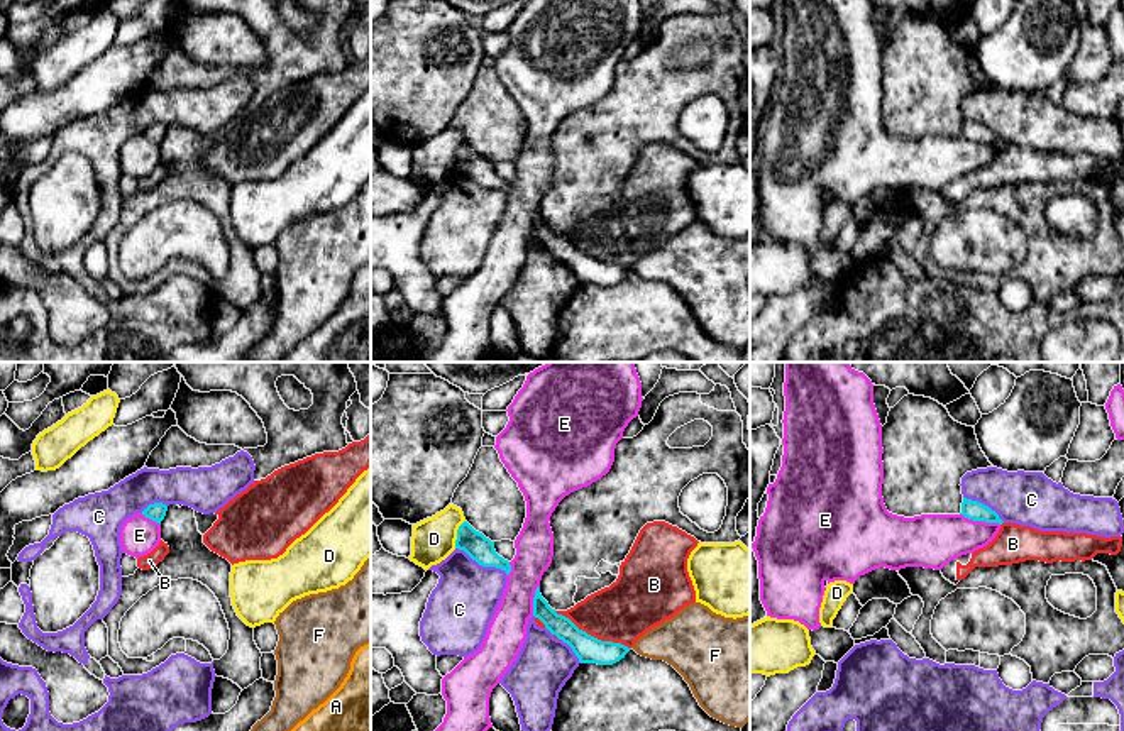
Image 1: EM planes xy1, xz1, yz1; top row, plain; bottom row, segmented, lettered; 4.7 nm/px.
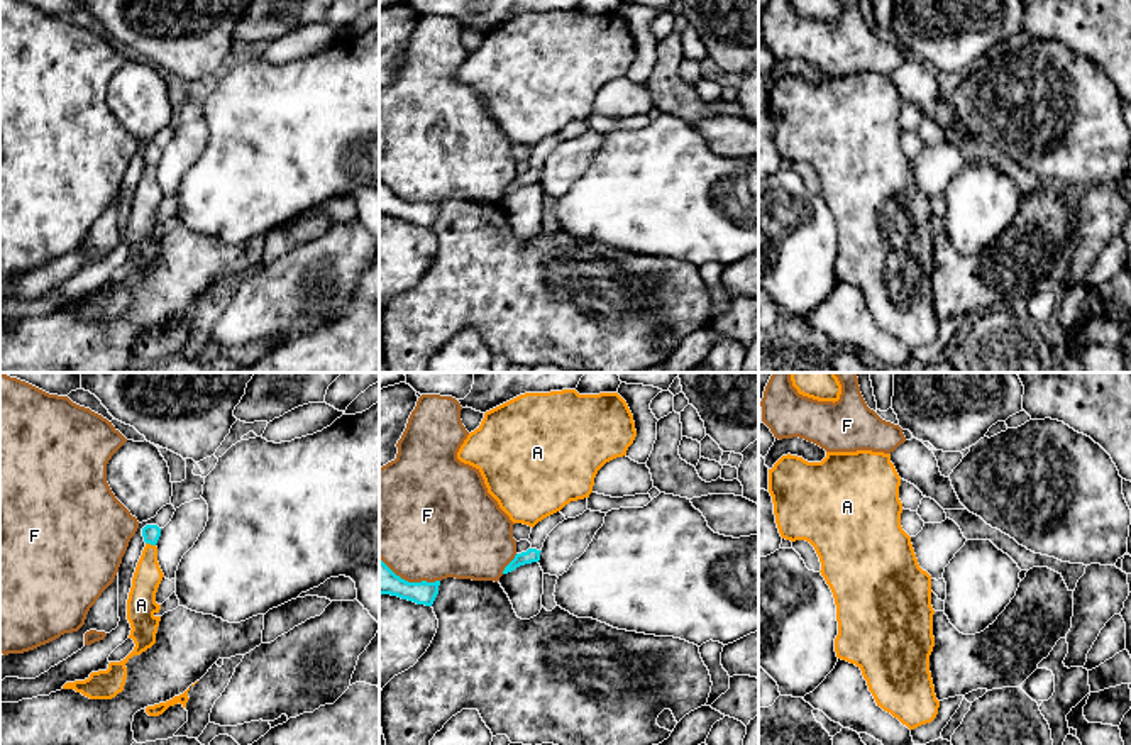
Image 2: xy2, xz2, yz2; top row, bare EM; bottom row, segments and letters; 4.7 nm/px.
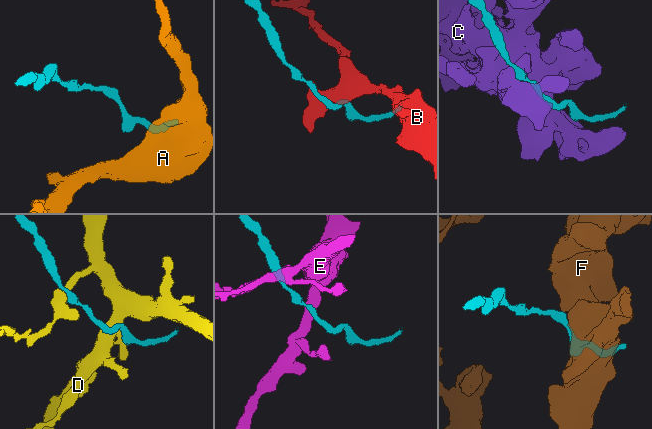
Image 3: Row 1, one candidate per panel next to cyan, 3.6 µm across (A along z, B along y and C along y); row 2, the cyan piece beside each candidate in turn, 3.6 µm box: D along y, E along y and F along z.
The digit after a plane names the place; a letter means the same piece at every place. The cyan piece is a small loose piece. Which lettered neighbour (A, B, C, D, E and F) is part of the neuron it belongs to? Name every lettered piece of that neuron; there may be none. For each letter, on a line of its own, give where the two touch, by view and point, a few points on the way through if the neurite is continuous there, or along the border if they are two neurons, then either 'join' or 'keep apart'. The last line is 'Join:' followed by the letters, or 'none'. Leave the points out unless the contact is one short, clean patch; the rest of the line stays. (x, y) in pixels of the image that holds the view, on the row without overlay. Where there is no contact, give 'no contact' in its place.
A: contact xy2 (151, 165); border xy2 (146, 163), (154, 166); keep apart
B: contact xz1 (593, 258); keep apart
C: contact xz1 (481, 185); keep apart
D: contact xz1 (457, 154); keep apart
E: contact yz1 (980, 141); border yz1 (960, 134), (999, 146); keep apart
F: contact xz2 (410, 204); keep apart
Join: none

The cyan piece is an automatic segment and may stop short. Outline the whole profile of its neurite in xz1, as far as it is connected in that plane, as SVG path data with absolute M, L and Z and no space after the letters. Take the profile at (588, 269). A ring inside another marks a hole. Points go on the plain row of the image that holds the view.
M540 208L533 218L533 237L559 261L567 264L581 284L613 286L631 271L621 264L601 262L579 250L569 239L557 235L542 218Z

